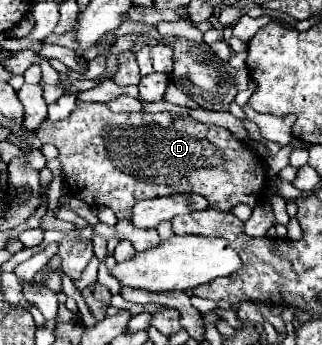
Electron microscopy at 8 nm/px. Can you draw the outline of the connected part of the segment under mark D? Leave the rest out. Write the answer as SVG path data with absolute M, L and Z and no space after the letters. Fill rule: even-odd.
M78 100L66 120L44 120L36 136L58 148L70 194L90 206L112 208L116 218L130 220L136 200L178 192L198 192L218 210L232 210L236 204L254 208L264 194L260 156L226 128L196 122L192 116L174 120L168 112L114 114L106 104Z

